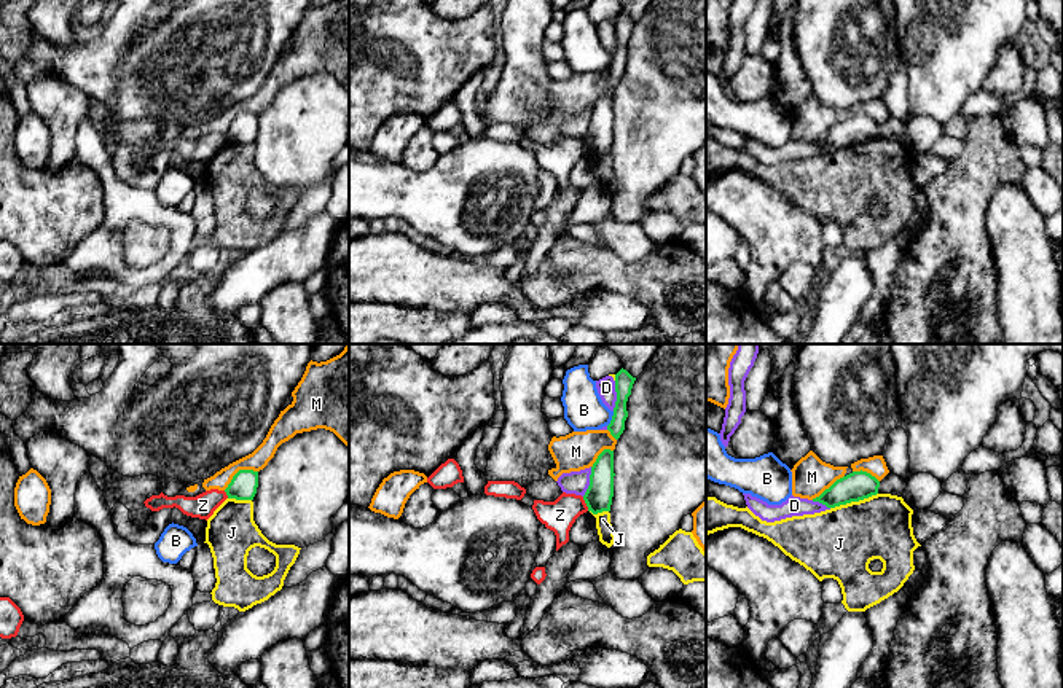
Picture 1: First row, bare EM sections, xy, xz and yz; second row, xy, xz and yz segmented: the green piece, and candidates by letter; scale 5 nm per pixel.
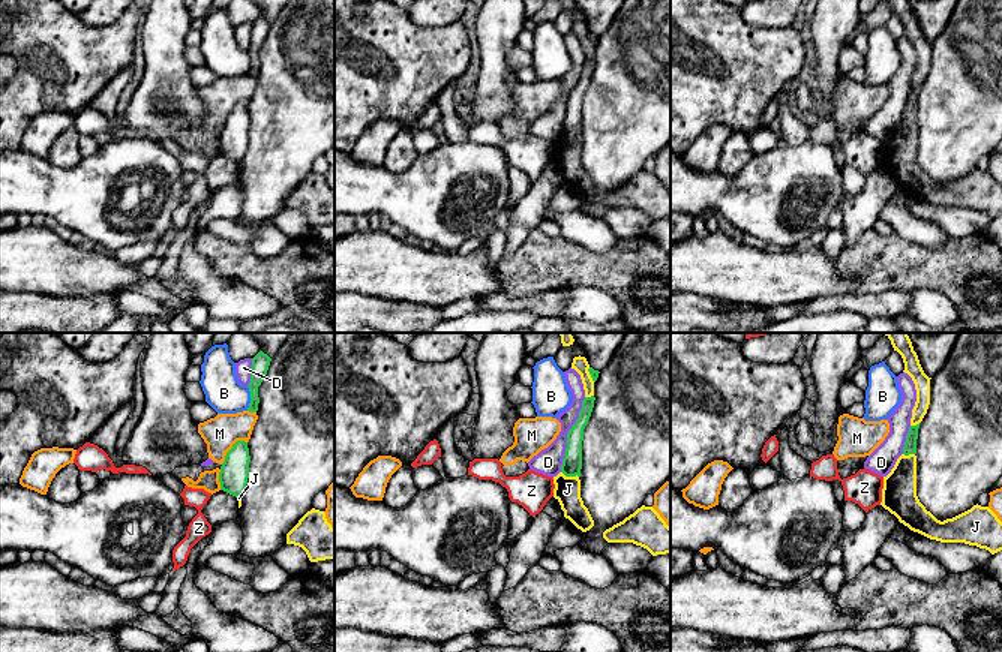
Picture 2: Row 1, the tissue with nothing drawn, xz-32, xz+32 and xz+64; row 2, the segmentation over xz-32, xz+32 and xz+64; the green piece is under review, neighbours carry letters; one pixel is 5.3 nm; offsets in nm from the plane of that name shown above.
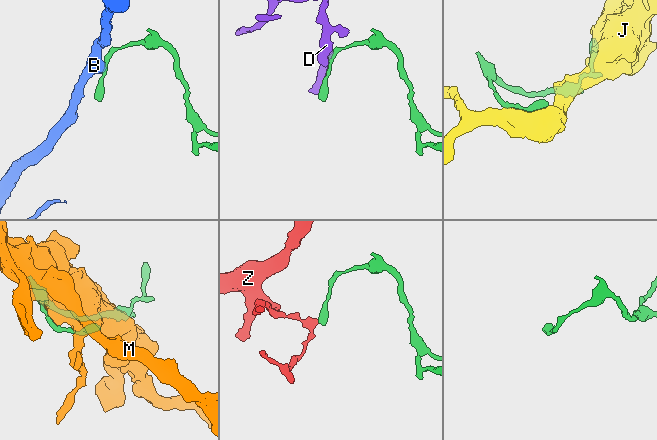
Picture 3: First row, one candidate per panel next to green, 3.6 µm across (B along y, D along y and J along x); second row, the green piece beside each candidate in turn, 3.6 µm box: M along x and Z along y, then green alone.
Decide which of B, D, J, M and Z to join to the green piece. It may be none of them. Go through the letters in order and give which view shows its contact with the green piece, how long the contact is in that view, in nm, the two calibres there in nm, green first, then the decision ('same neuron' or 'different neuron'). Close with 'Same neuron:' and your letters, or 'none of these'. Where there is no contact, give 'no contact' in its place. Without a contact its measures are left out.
B: meets green in xz; contact 90 nm long; 100 nm thick on the green side, 200 nm on the other; different neuron
D: meets green in xz; contact 150 nm long; 100 nm thick on the green side, 100 nm on the other; different neuron
J: meets green in yz; contact 260 nm long; 150 nm thick on the green side, 360 nm on the other; different neuron
M: meets green in xy; contact 200 nm long; 140 nm thick on the green side, 100 nm on the other; different neuron
Z: meets green in xz; contact 80 nm long; 140 nm thick on the green side, 160 nm on the other; different neuron
Same neuron: none of these

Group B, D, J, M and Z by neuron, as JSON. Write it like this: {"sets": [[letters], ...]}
{"sets": [["B"], ["D"], ["J"], ["M"], ["Z"]]}

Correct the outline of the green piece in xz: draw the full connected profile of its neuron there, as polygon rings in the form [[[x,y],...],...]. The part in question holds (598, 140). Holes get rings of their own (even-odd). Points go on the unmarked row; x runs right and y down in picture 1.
[[[604,92],[591,110],[590,129],[583,139],[593,158],[610,154],[614,140],[614,94]]]

